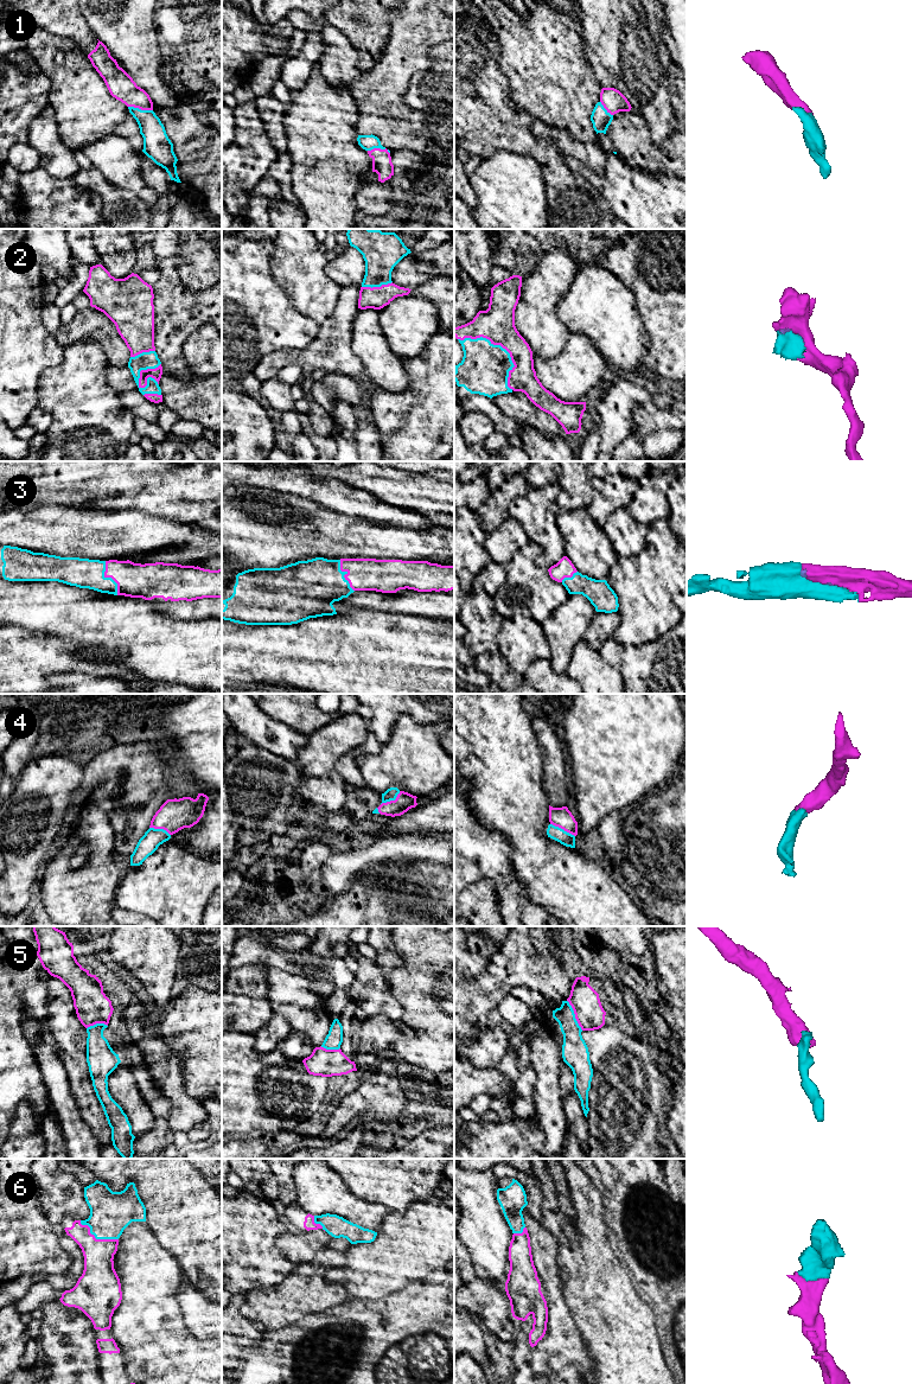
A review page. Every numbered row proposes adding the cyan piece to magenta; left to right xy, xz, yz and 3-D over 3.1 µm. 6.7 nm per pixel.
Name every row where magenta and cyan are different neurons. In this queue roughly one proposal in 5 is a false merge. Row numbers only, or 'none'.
5

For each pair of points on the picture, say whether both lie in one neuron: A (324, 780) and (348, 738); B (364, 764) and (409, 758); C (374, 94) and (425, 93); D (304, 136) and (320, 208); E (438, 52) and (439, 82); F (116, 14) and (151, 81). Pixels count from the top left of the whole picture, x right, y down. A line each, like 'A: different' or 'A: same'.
A: same
B: same
C: different
D: same
E: same
F: same

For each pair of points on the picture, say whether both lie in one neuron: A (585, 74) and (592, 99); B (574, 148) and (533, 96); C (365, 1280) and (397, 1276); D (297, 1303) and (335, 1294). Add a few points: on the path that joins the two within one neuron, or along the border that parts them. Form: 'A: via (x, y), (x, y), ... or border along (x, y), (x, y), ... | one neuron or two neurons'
A: via (585, 80), (586, 93) | one neuron
B: border along (536, 119), (548, 126), (565, 128), (584, 141) | two neurons
C: via (374, 1276), (389, 1276) | one neuron
D: via (306, 1295), (325, 1295) | one neuron

